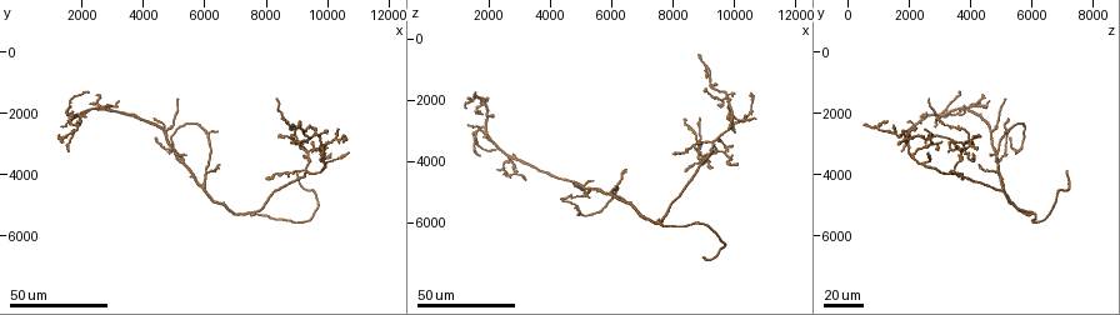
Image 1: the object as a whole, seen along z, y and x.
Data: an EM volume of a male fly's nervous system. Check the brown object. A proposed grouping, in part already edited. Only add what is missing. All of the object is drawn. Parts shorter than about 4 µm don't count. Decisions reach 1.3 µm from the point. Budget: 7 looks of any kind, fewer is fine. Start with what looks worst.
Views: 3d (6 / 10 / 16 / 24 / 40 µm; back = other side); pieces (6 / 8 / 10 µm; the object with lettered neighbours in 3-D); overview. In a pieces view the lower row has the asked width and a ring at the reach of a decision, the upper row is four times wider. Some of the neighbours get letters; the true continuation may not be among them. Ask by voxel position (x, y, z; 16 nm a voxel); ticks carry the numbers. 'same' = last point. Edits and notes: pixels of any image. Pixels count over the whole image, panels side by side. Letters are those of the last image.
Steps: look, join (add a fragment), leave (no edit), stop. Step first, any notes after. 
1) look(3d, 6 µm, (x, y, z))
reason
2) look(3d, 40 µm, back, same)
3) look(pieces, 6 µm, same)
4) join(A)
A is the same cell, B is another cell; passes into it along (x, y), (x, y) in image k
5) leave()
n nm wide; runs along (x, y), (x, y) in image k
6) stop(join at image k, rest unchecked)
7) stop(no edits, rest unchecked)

look(3d, 24 µm, (2300, 1400, 3600))
an open end

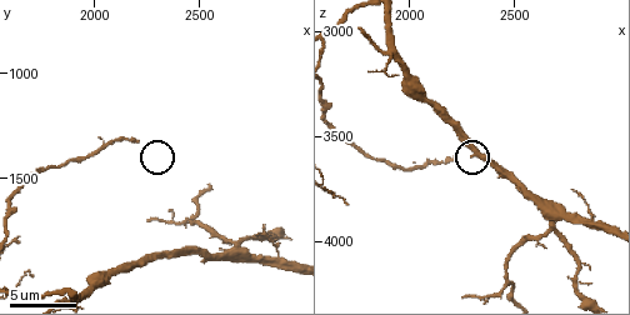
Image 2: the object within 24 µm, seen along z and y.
look(pieces, 10 µm, (2200, 1330, 3610))

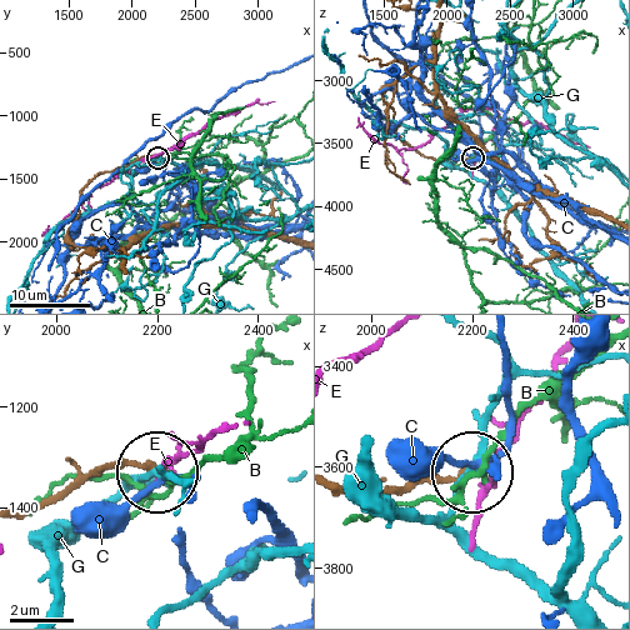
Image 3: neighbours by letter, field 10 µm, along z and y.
leave()
180 nm wide; B, C, E and G are other cells; runs along (20, 510), (69, 495), (116, 465), (154, 470) in image 3; no lettered fragment goes on from it

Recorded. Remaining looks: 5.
look(3d, 40 µm, (6500, 2600, 5200))
branch stops here

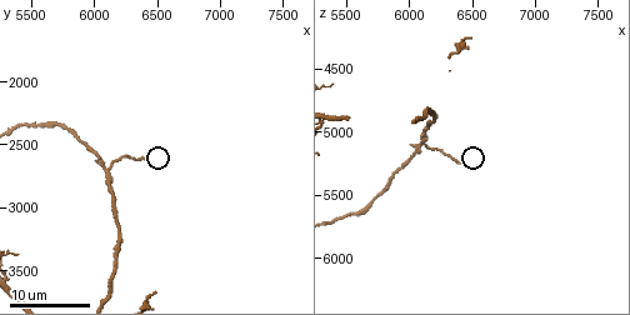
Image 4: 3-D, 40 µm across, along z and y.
look(pieces, 8 µm, (6400, 2600, 5240))

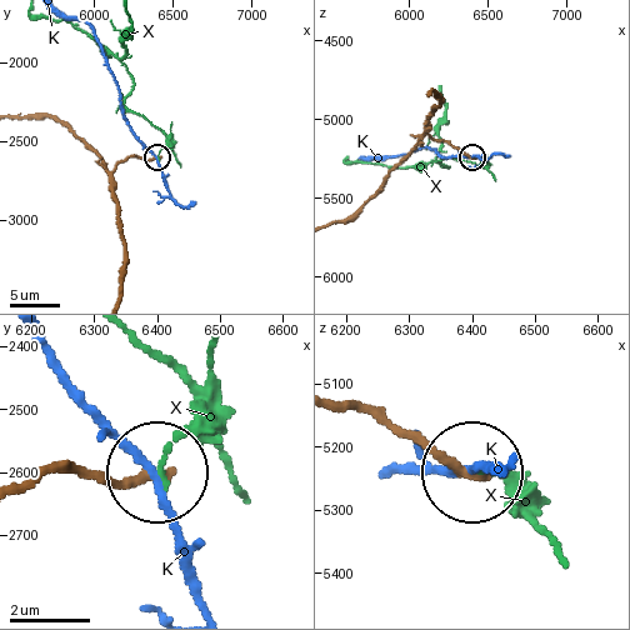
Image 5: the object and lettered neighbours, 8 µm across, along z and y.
leave()
K and X are other cells; runs along (120, 274), (123, 238), (113, 174), (130, 158), (155, 158) in image 5; no lettered fragment goes on from it

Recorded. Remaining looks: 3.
look(3d, 40 µm, (8800, 2800, 2600))
end of a long branch

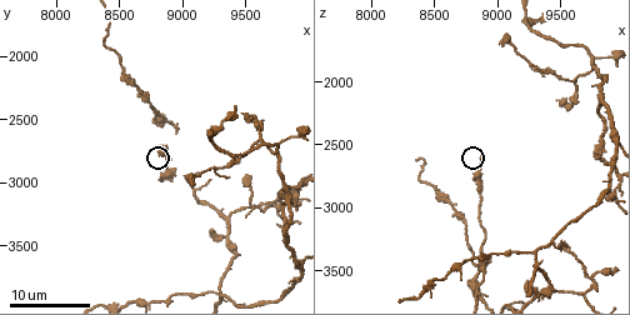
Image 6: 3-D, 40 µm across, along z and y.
look(pieces, 6 µm, (8860, 2800, 2600))

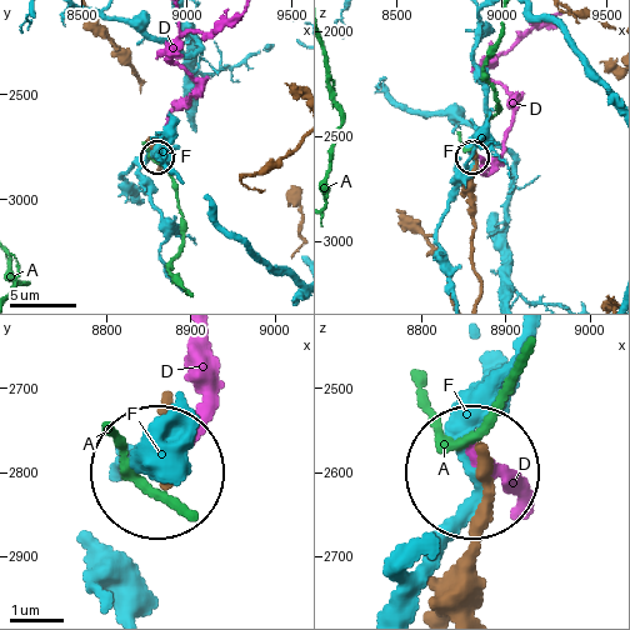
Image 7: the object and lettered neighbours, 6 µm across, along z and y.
leave()
A, D and F are other cells; runs along (483, 596), (483, 480) in image 7; none of them fits

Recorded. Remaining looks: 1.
stop(no edits, rest unchecked)

